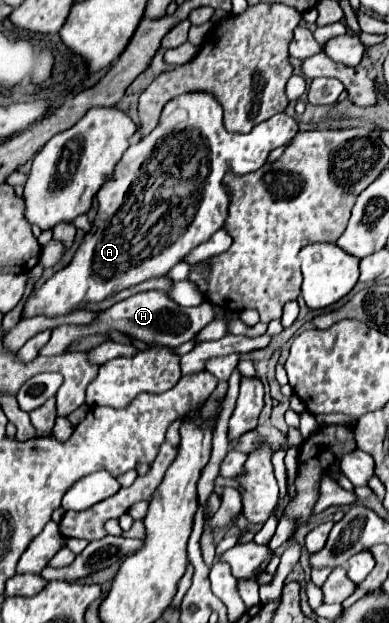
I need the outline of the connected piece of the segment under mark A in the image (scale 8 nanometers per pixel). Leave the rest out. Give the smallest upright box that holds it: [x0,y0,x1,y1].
[21,92,299,318]

